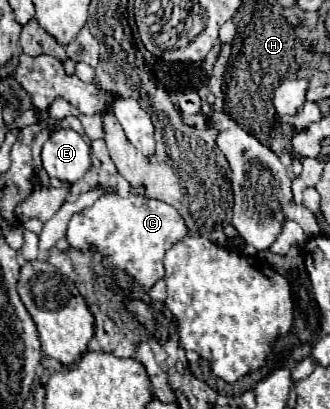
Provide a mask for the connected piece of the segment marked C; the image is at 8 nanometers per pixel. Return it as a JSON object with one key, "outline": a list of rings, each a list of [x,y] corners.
{"outline":[[[120,195],[104,197],[110,197],[110,201],[100,203],[100,207],[88,207],[70,219],[66,233],[68,243],[82,253],[90,249],[98,251],[106,271],[130,275],[144,291],[150,291],[154,283],[164,277],[164,253],[188,235],[188,227],[174,207],[158,199],[142,195],[130,195],[126,199]]]}

